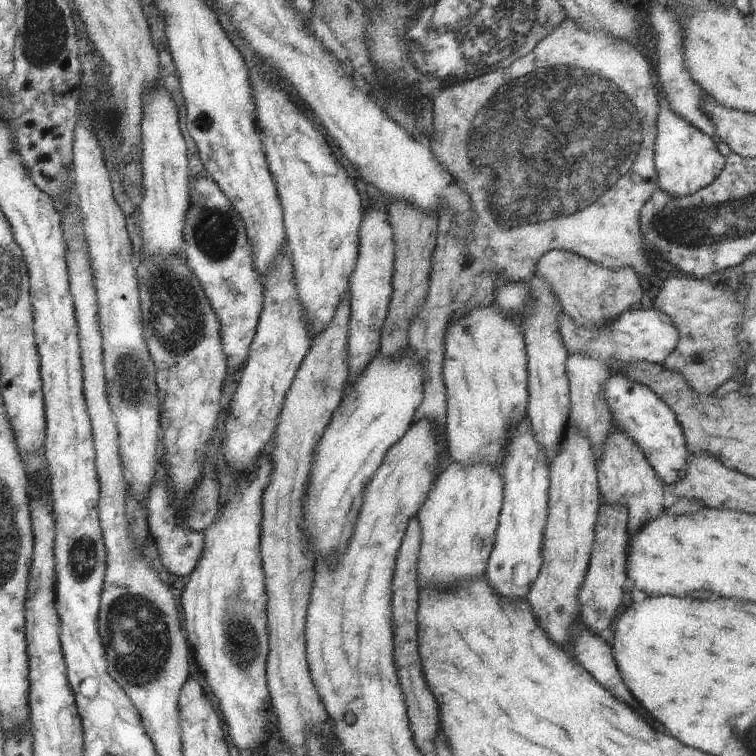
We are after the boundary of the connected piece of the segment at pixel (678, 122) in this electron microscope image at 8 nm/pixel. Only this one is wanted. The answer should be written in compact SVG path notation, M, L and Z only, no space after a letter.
M637 2L635 8L639 10L639 20L637 20L637 32L639 32L639 52L649 60L649 68L653 74L653 92L655 92L655 106L657 106L657 124L655 124L655 172L659 178L657 188L663 188L667 194L677 194L685 196L689 192L695 192L703 186L707 186L715 176L719 176L725 158L717 152L717 140L709 138L703 134L699 128L695 128L687 118L679 116L671 104L667 102L665 90L661 82L657 80L657 70L659 70L659 34L655 32L651 20L649 20L649 8L643 6L643 2Z

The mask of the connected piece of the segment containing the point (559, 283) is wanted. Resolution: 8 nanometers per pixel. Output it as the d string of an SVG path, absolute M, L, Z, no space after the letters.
M565 250L545 252L533 266L533 276L541 278L557 304L575 320L583 324L603 324L603 318L611 318L627 308L641 308L643 288L631 266L605 268L579 254Z

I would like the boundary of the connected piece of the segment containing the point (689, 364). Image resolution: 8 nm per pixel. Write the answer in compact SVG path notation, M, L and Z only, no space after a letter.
M677 274L663 280L655 290L651 308L667 316L677 332L673 350L659 362L659 366L681 376L697 396L713 396L721 382L731 380L735 368L745 366L737 346L739 340L735 340L735 336L739 336L737 332L743 308L735 302L735 284L721 284L707 278L697 280Z

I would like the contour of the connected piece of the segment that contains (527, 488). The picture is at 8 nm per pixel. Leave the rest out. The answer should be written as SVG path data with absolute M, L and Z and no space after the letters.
M521 422L509 440L503 460L503 502L499 512L499 524L495 532L495 544L487 560L485 584L503 600L523 600L541 568L543 530L547 524L547 492L549 492L549 466L541 448L535 444L527 422Z

